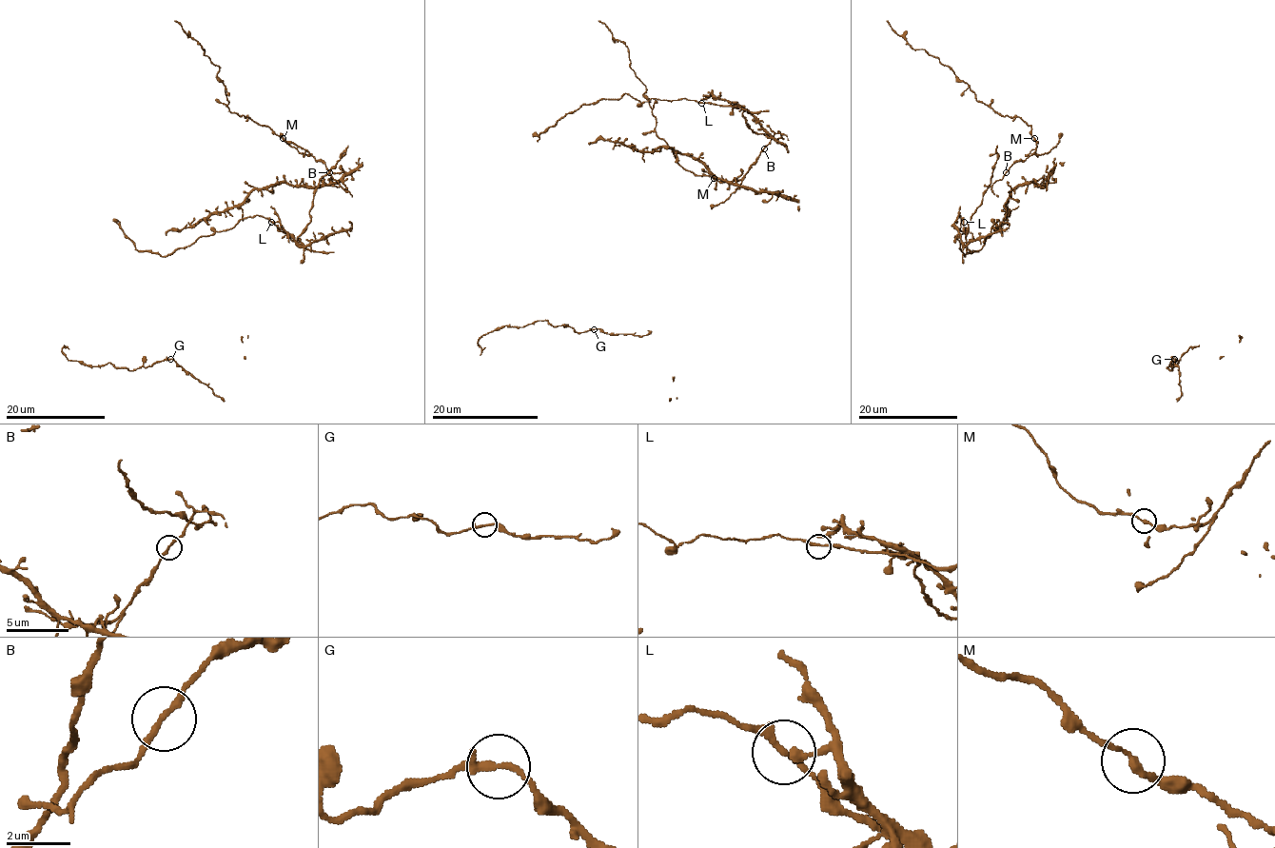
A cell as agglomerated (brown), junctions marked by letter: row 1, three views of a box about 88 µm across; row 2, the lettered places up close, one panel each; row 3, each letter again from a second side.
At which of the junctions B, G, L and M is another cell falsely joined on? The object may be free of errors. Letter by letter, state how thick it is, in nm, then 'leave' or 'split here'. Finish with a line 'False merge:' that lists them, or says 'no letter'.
B: 180 nm | leave
G: 190 nm | split here
L: 190 nm | leave
M: 200 nm | leave
False merge: G

